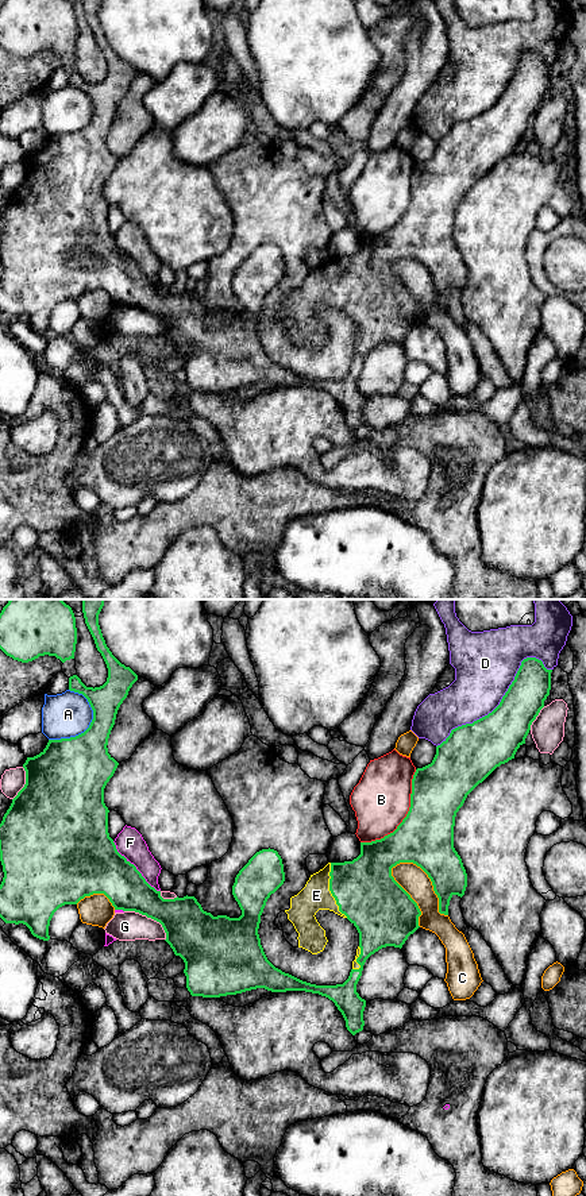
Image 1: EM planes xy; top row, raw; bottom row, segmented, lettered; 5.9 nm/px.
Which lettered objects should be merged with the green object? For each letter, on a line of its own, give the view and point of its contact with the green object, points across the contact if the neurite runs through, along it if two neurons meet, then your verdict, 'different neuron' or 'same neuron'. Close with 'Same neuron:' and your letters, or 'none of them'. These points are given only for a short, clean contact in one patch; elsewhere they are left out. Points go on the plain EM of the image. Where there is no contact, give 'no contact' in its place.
A: meets green in xy at (87, 124); different neuron
B: meets green in xy at (405, 212); different neuron
C: meets green in xy at (430, 273); different neuron
D: meets green in xy at (501, 95); different neuron
E: meets green in xy at (330, 285); same neuron
F: meets green in xy at (135, 262); different neuron
G: meets green in xy at (150, 312); different neuron
Same neuron: E

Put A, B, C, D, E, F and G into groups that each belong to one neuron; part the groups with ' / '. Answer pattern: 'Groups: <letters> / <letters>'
Groups: A / B / C / D / E / F / G

